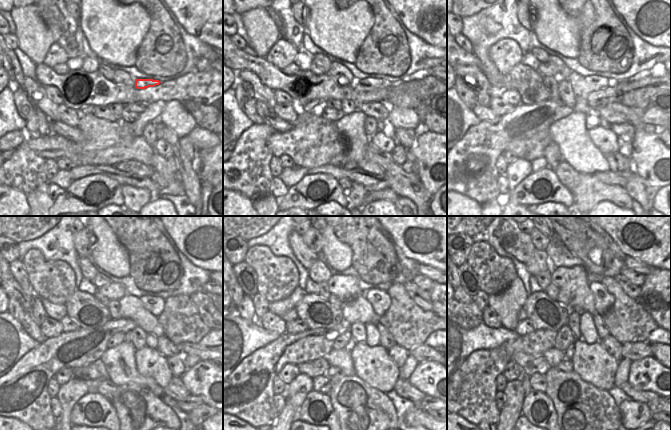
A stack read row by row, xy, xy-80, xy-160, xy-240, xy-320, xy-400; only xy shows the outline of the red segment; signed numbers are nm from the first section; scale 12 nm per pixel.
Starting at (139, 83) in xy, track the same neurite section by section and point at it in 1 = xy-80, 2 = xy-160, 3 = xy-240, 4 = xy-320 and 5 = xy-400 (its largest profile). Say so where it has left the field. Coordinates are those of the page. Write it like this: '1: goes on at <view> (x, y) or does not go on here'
1: goes on at xy-80 (364, 85)
2: goes on at xy-160 (584, 87)
3: goes on at xy-240 (155, 305)
4: goes on at xy-320 (380, 300)
5: goes on at xy-400 (604, 300)

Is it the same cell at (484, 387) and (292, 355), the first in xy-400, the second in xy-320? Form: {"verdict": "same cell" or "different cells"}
{"verdict": "same cell"}

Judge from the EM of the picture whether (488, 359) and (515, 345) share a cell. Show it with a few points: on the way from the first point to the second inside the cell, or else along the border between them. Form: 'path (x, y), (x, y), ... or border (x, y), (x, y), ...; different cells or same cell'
path (495, 359), (508, 349); same cell

